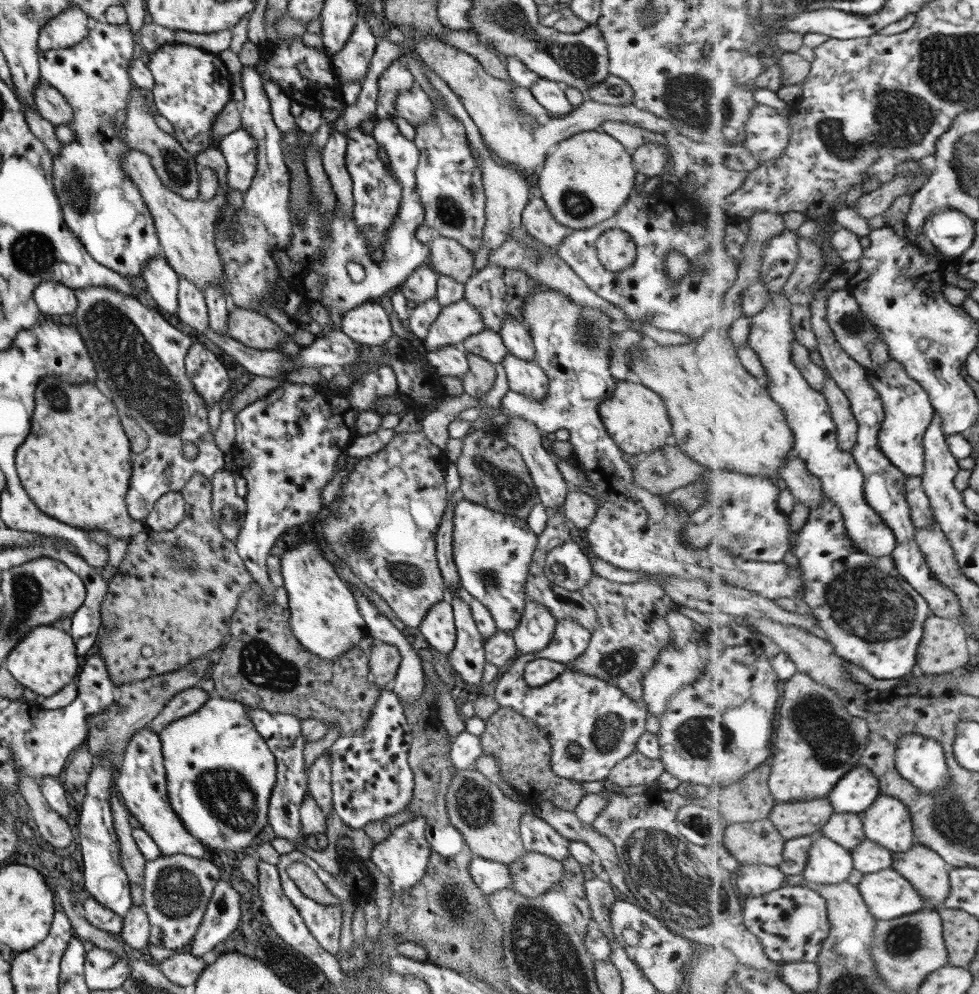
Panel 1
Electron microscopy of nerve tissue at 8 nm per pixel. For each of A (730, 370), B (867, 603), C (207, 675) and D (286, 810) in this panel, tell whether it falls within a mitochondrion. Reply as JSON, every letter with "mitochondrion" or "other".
{"A":"other","B":"mitochondrion","C":"other","D":"other"}

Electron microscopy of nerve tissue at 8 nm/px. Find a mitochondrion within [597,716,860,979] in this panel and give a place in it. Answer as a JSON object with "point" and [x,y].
{"point":[668,876]}

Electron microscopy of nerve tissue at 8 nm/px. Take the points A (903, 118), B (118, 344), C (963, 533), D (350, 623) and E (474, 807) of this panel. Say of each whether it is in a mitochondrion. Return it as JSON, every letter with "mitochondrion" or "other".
{"A":"mitochondrion","B":"mitochondrion","C":"mitochondrion","D":"other","E":"mitochondrion"}

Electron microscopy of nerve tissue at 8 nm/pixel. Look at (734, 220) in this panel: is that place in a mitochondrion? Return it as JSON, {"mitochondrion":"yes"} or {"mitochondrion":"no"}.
{"mitochondrion":"no"}

